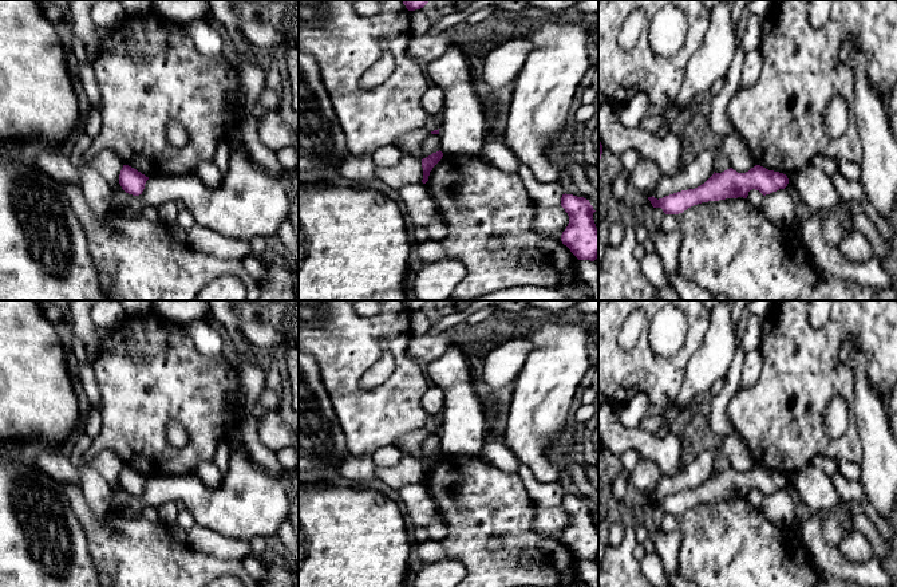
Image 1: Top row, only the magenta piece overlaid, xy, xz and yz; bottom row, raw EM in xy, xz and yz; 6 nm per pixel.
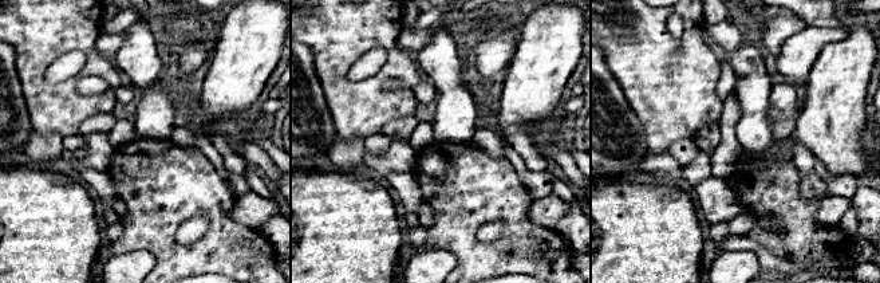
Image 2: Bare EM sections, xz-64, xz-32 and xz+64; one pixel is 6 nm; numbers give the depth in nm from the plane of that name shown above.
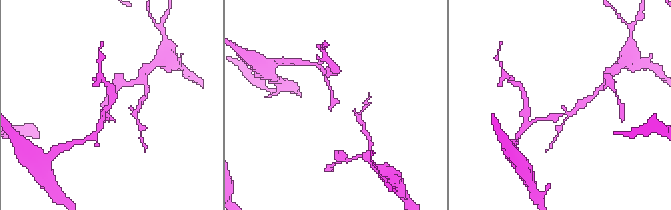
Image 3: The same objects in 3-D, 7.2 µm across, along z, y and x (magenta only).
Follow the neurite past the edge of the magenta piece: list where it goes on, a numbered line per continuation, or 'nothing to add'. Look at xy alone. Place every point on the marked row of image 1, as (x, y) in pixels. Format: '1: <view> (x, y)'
nothing to add

